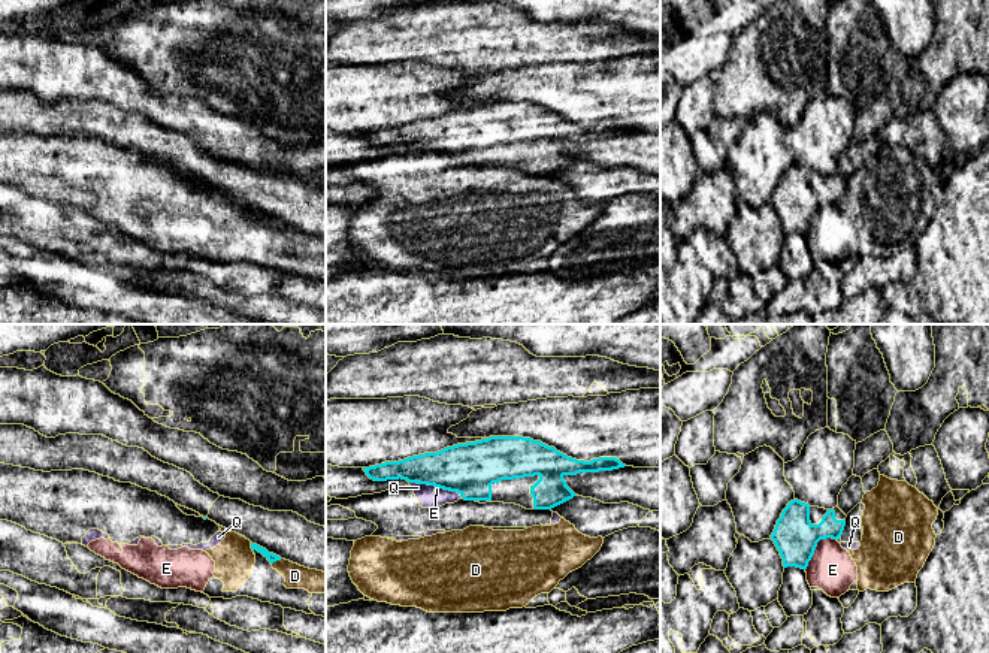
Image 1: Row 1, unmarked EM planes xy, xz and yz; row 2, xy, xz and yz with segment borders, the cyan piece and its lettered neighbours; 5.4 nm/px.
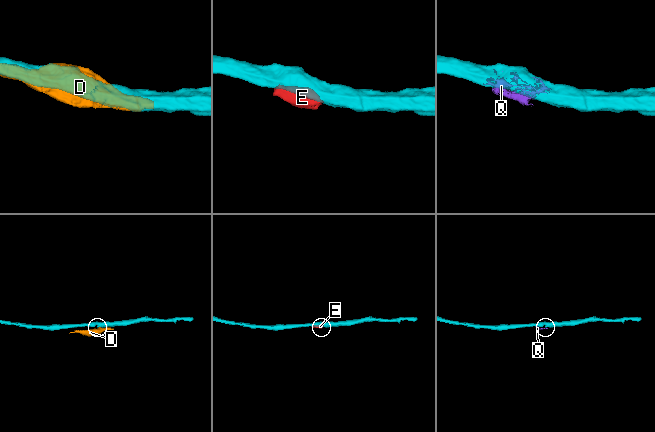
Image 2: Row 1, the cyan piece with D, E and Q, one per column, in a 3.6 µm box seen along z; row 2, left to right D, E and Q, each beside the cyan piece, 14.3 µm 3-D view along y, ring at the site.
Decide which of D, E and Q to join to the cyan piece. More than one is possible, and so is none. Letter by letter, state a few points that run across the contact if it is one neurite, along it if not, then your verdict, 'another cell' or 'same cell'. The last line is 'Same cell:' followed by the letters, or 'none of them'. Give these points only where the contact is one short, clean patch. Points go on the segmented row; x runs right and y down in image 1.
D: xy (281, 559), (271, 564) | another cell
E: yz (835, 538), (822, 538), (817, 543), (805, 570) | another cell
Q: another cell
Same cell: none of them

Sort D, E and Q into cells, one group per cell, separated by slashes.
D E Q

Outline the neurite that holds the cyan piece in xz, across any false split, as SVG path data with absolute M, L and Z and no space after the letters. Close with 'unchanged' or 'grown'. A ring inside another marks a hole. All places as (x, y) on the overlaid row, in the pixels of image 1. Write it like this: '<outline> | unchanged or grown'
M490 436L363 471L373 481L402 478L408 483L457 492L465 501L551 510L577 496L566 486L565 475L624 466L616 457L577 460L530 438Z | grown

